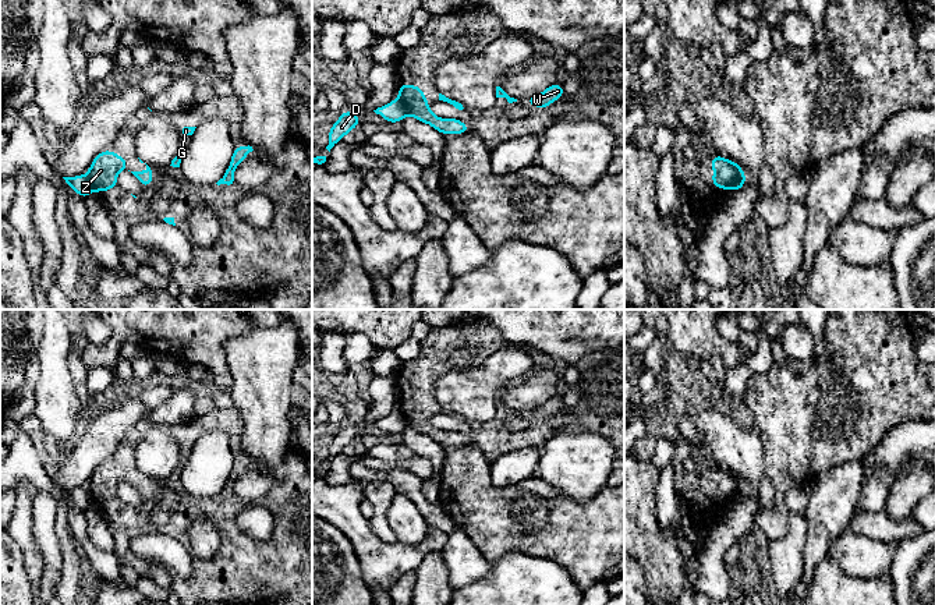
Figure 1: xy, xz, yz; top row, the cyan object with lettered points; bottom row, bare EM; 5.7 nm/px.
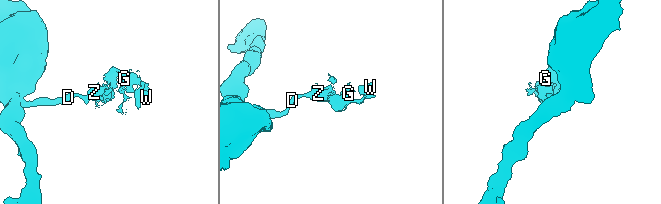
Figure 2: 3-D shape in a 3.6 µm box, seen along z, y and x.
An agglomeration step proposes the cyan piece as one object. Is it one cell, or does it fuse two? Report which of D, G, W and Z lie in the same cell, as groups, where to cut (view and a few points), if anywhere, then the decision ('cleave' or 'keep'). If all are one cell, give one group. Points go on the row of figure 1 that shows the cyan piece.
D / G W Z | xz (397, 101), (407, 113) | cleave

